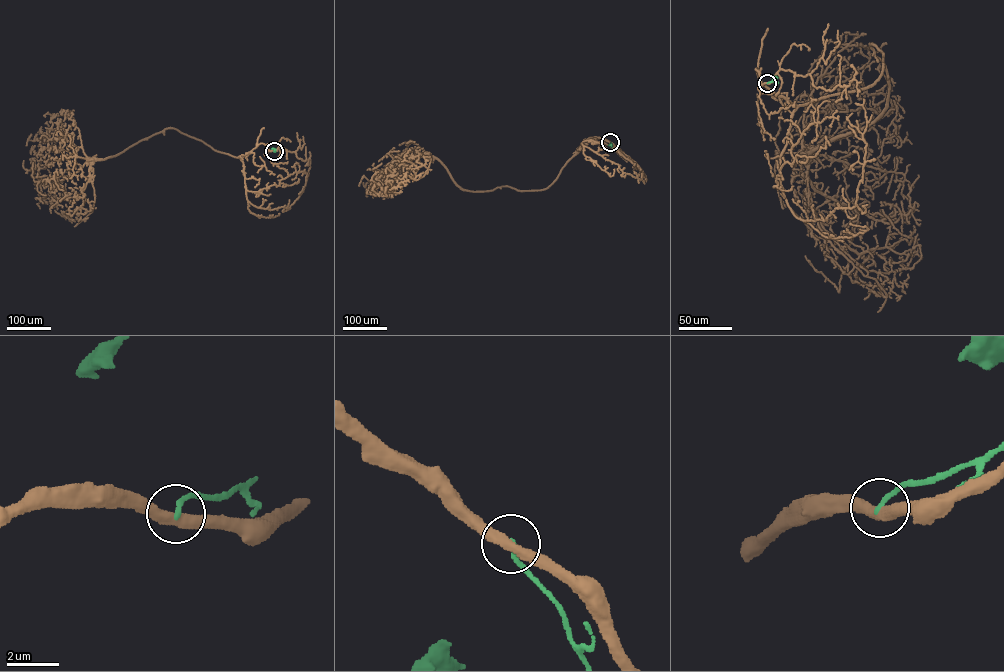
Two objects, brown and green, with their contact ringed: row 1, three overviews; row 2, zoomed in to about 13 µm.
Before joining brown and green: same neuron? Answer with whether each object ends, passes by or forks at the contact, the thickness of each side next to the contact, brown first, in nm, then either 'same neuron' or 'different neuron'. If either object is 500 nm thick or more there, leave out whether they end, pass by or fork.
brown passes by; green ends there; 420 nm thick on the brown side, 180 nm on the other; different neuron

